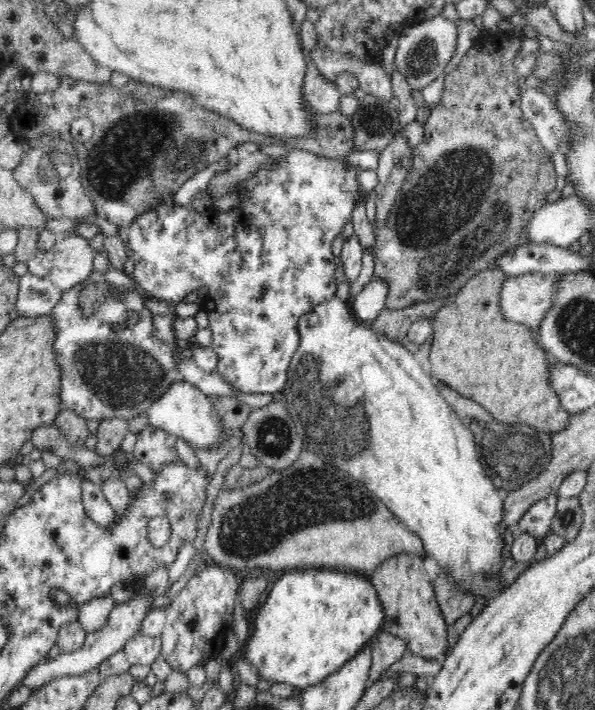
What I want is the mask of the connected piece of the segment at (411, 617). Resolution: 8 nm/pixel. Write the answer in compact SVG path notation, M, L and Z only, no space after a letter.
M404 553L382 561L372 572L374 585L380 604L384 607L382 631L388 631L401 638L407 648L423 659L443 659L447 654L448 626L440 610L433 583L425 573L423 557L407 556Z

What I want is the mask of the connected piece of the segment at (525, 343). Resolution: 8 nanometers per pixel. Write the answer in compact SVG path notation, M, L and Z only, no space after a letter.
M490 268L485 271L476 273L460 290L457 292L457 295L452 298L452 300L443 307L440 307L436 314L432 316L432 350L430 352L430 363L432 364L431 376L432 379L437 382L442 382L445 386L456 390L462 397L468 397L472 401L476 401L477 404L480 402L480 405L489 413L492 414L492 417L498 423L504 423L512 428L512 424L516 426L532 426L536 428L536 431L544 431L544 433L557 433L560 432L564 427L568 425L569 417L571 414L568 413L568 410L565 410L561 406L560 397L556 396L555 388L551 386L551 376L549 375L548 362L546 358L548 357L545 354L545 350L538 340L534 339L534 333L528 325L508 321L504 319L504 315L500 313L500 290L502 290L502 284L508 276L504 275L502 269Z

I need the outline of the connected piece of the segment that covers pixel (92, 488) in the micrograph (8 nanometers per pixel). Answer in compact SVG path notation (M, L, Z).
M83 479L82 495L86 514L92 521L104 528L109 527L116 522L116 511L108 507L105 495L99 490L94 482Z

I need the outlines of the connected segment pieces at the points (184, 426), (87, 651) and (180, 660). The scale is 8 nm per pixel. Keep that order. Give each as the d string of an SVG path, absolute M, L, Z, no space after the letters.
M176 382L172 384L162 398L158 398L146 412L151 426L161 429L176 438L183 438L193 449L198 447L218 446L220 442L226 440L224 435L224 426L220 416L217 414L214 404L210 398L206 397L196 386L188 382Z
M140 588L135 589L135 594L128 602L117 603L110 613L108 623L97 632L88 633L84 644L71 653L60 653L54 658L44 657L42 661L36 663L28 674L21 680L20 685L31 689L40 689L47 682L60 677L78 677L86 673L99 664L102 664L107 658L110 658L115 652L122 651L129 638L136 636L141 632L142 622L145 619L147 610L153 601L153 597L143 597Z
M207 562L164 610L166 619L161 633L161 654L172 669L186 672L193 666L205 666L219 660L225 639L232 629L232 616L238 598L236 590L240 586L238 576L233 569Z

